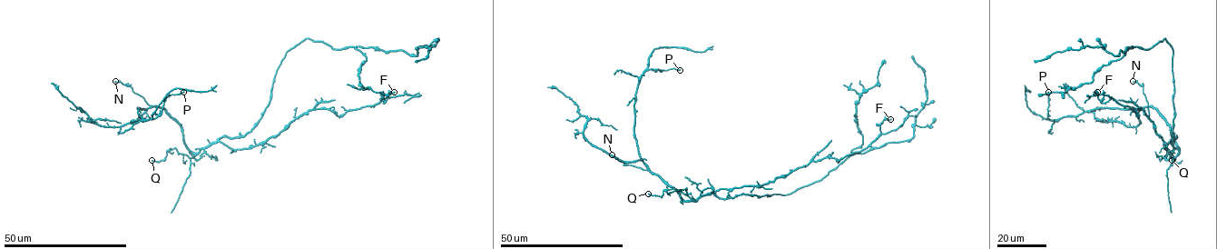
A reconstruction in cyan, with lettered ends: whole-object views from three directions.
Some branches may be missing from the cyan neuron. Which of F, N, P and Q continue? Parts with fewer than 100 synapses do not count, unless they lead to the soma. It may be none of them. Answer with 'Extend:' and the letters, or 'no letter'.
Extend: no letter

